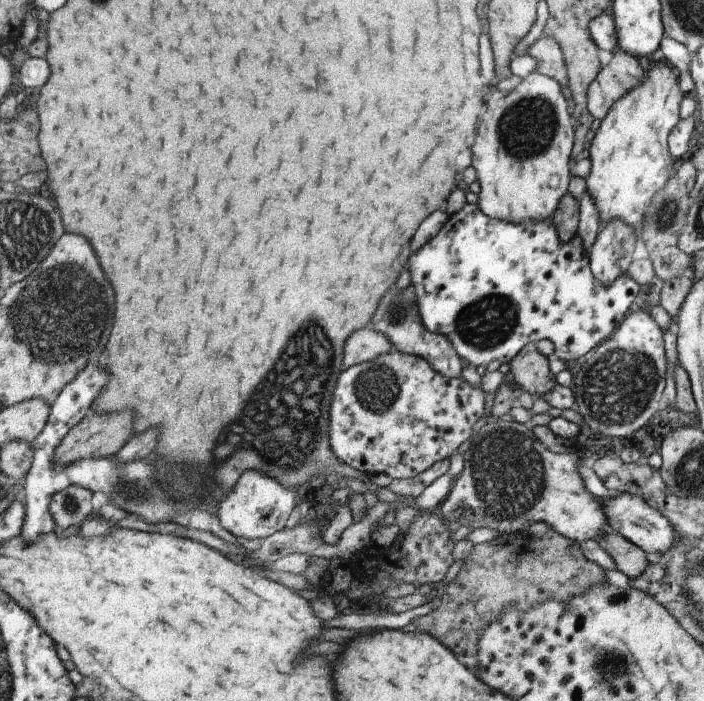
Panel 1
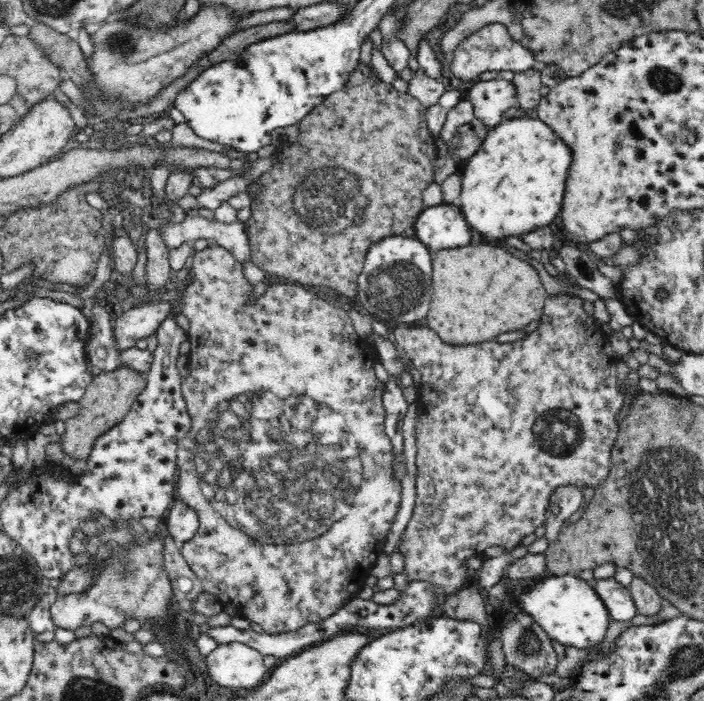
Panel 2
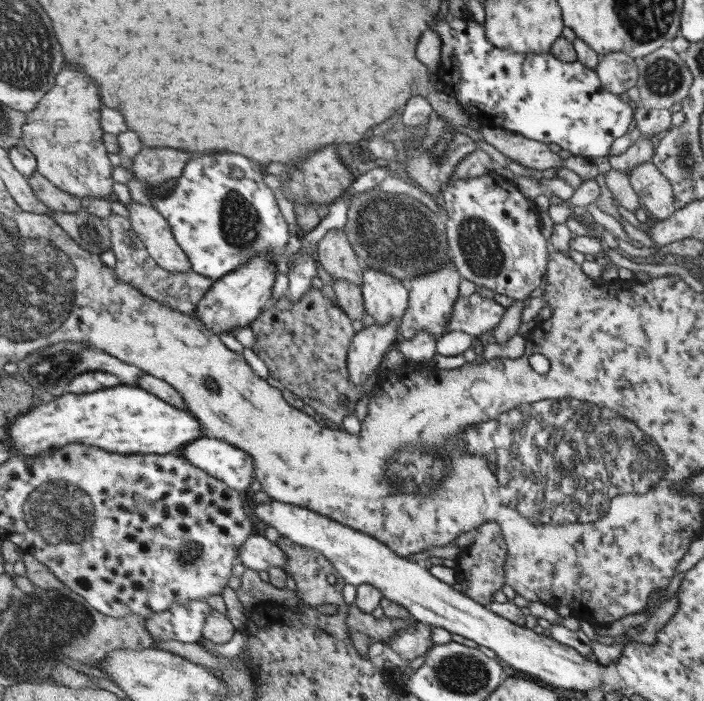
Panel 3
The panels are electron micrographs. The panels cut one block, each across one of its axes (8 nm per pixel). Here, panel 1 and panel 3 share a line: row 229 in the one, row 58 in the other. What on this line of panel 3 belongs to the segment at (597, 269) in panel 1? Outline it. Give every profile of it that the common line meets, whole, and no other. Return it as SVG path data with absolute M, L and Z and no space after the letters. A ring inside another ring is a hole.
M619 52L605 54L595 68L595 76L599 78L601 90L621 96L637 84L637 62Z

